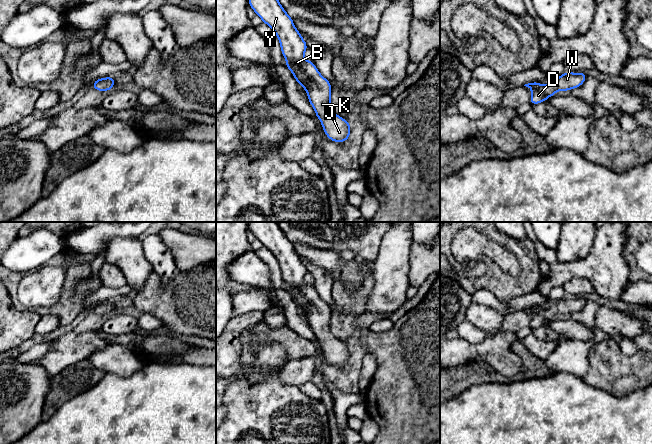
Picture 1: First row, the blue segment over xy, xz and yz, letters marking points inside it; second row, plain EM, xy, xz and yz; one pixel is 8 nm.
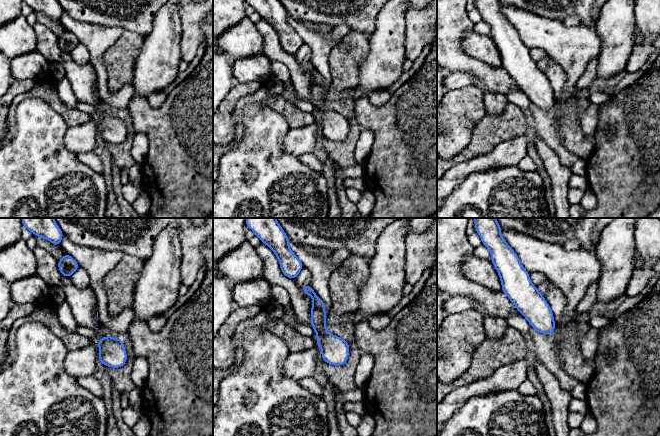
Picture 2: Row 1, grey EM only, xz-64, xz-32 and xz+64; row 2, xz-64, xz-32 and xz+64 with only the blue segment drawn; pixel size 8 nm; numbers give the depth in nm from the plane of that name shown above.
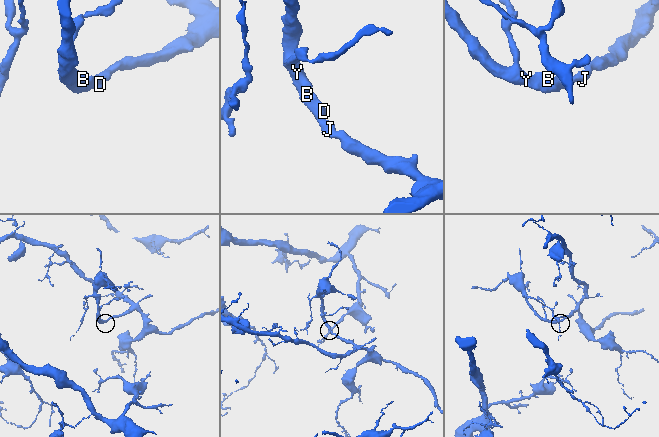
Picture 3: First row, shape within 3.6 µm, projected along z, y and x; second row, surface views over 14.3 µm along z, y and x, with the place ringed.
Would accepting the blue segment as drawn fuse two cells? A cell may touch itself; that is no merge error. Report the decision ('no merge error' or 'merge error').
no merge error

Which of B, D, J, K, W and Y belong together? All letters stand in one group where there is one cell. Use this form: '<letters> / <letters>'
B D J K W Y

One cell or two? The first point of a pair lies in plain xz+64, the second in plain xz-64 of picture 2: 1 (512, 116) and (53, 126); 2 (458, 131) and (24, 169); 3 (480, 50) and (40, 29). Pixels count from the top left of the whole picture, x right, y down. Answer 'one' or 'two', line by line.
1: two
2: two
3: two

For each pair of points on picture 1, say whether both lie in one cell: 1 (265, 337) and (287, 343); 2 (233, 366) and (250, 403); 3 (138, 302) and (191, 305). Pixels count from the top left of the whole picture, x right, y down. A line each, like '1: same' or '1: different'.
1: same
2: different
3: same

